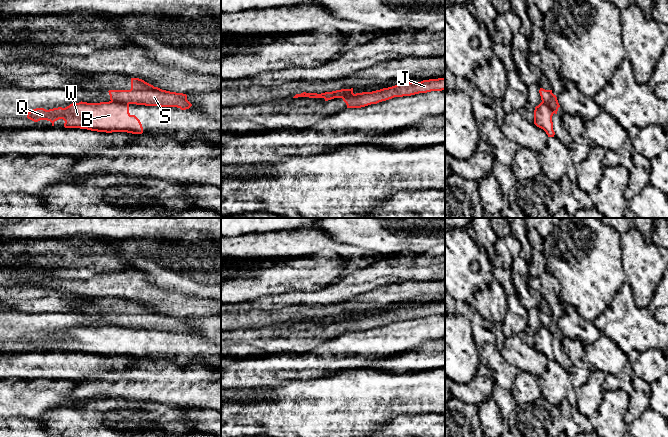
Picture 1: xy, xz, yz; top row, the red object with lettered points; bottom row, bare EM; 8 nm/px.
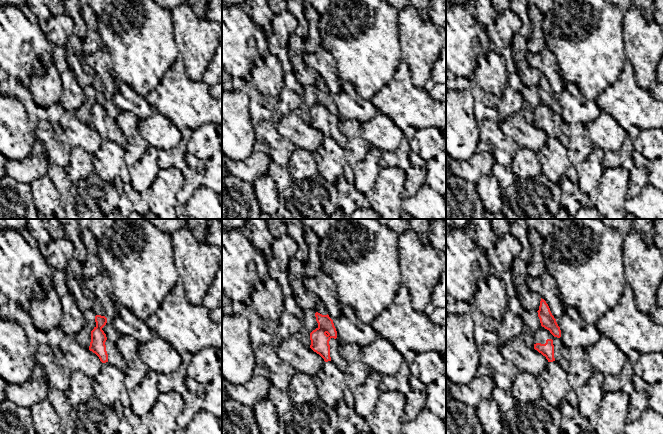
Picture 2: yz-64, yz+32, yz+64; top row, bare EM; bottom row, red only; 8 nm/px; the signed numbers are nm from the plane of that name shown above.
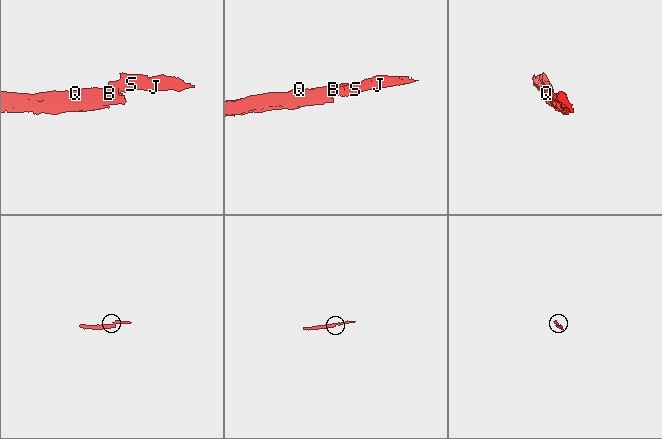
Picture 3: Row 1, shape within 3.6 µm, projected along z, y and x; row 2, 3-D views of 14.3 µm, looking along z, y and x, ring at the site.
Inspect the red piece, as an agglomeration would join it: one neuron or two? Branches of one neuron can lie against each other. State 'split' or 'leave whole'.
split

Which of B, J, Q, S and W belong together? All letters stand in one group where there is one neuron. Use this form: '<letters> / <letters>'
B Q W / J S

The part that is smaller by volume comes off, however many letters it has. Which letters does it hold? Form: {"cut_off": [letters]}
{"cut_off": ["J", "S"]}

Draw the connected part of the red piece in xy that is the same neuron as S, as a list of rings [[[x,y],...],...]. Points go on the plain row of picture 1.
[[[131,302],[130,314],[109,314],[108,316],[111,325],[125,328],[177,331],[181,334],[192,330],[186,318],[162,314],[139,302]]]

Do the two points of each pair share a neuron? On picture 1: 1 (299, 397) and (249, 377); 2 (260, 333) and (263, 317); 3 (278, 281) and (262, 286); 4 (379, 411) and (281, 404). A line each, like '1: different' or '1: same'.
1: different
2: different
3: same
4: same

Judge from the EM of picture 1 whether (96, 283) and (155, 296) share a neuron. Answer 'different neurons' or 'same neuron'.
same neuron

